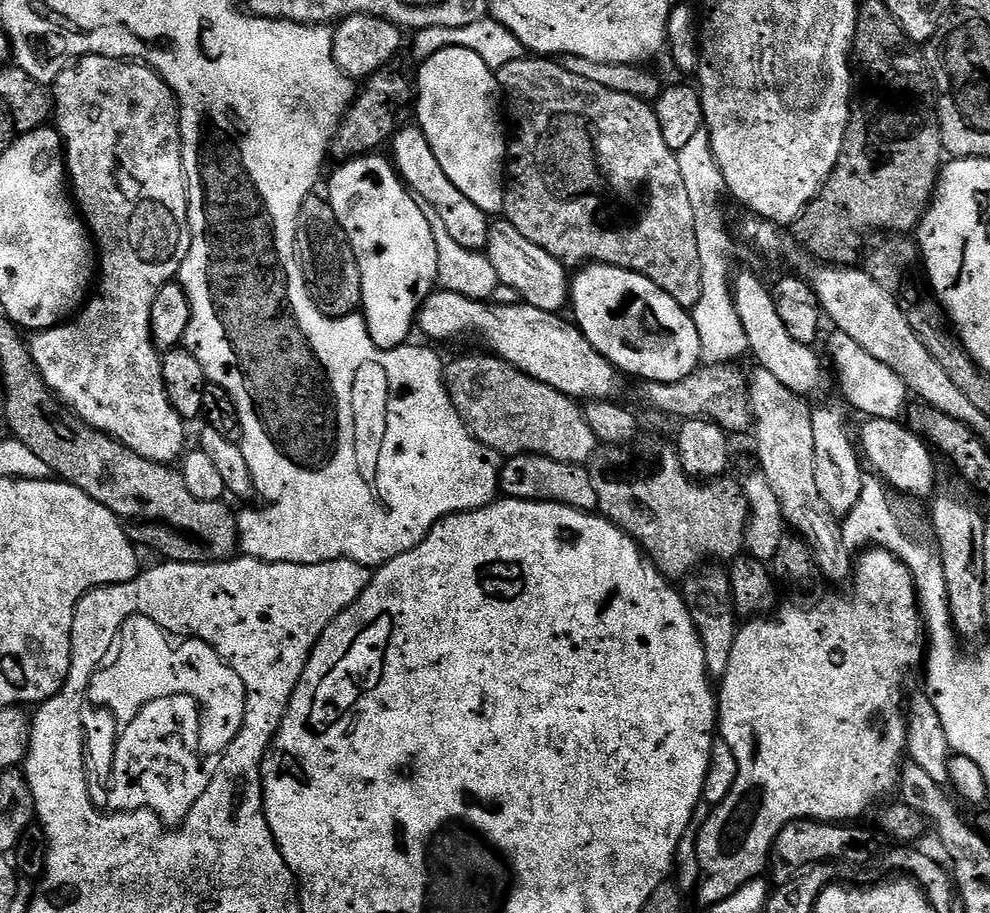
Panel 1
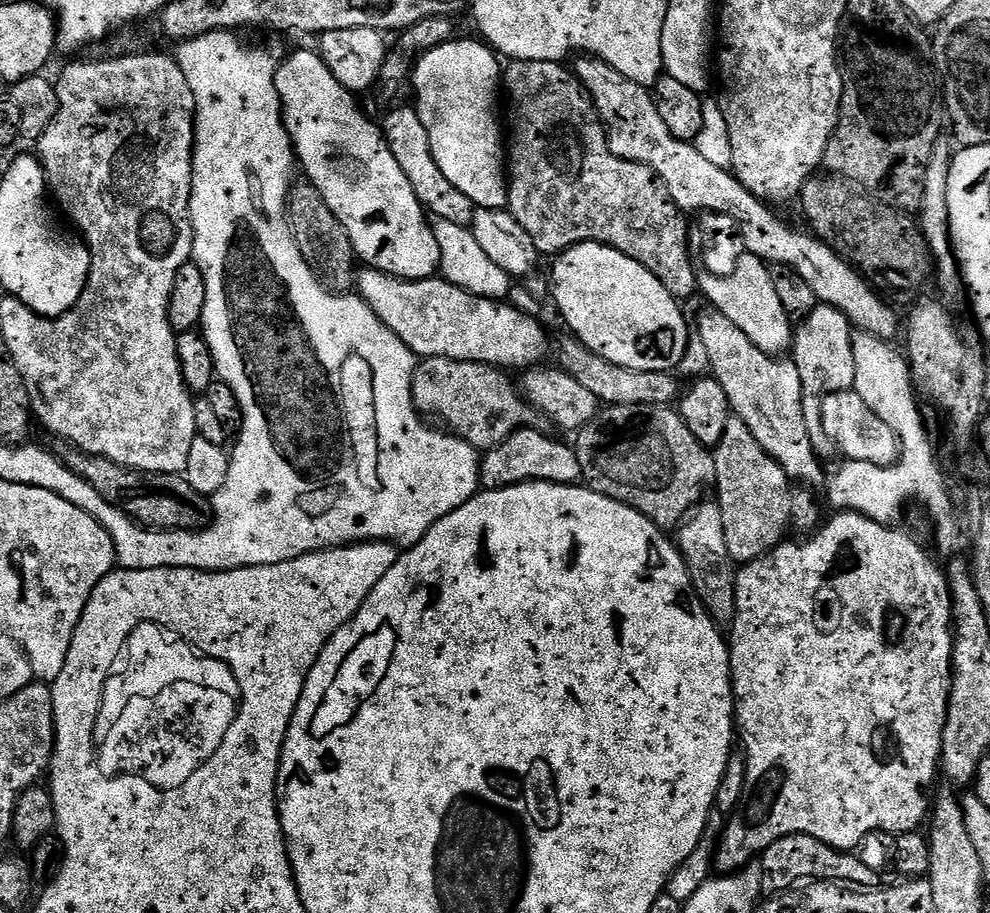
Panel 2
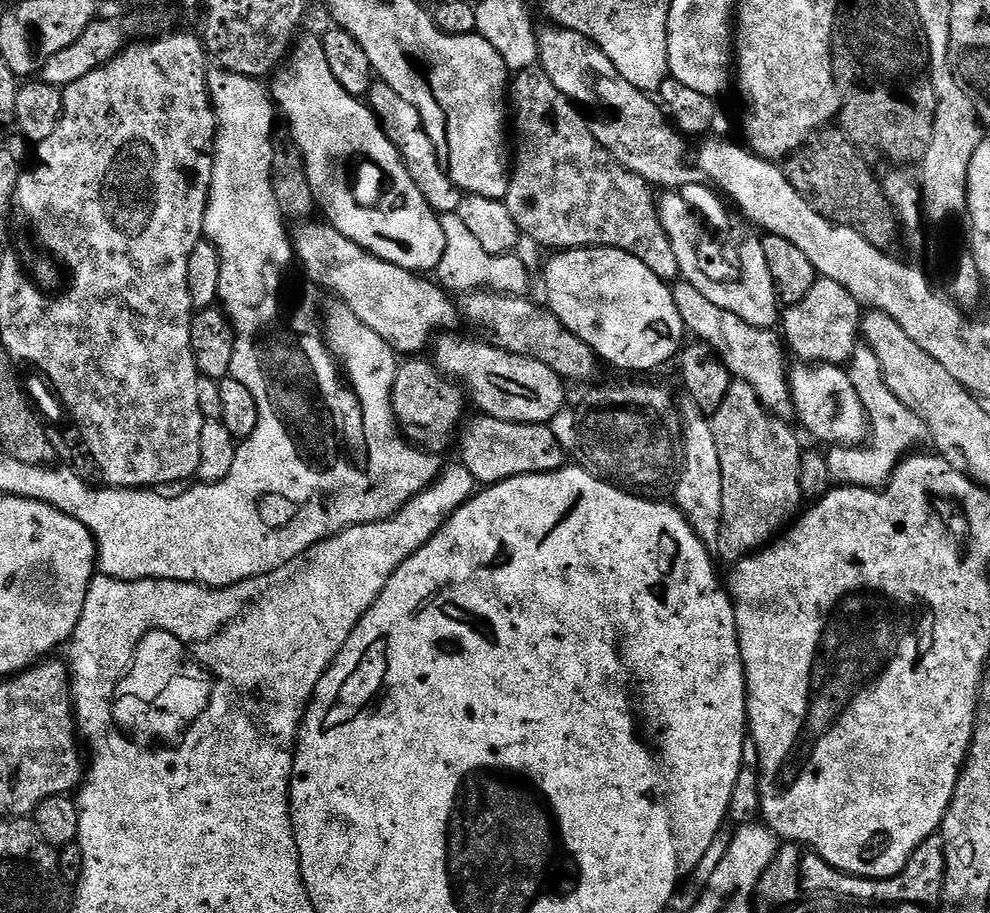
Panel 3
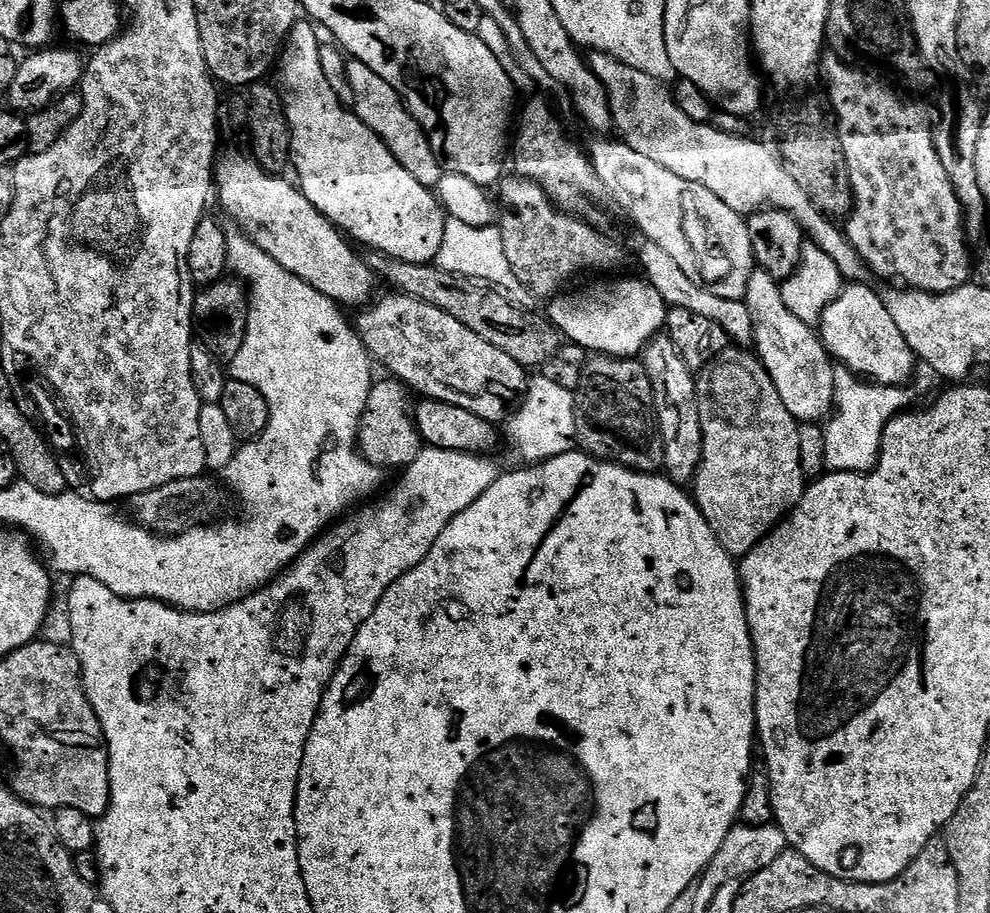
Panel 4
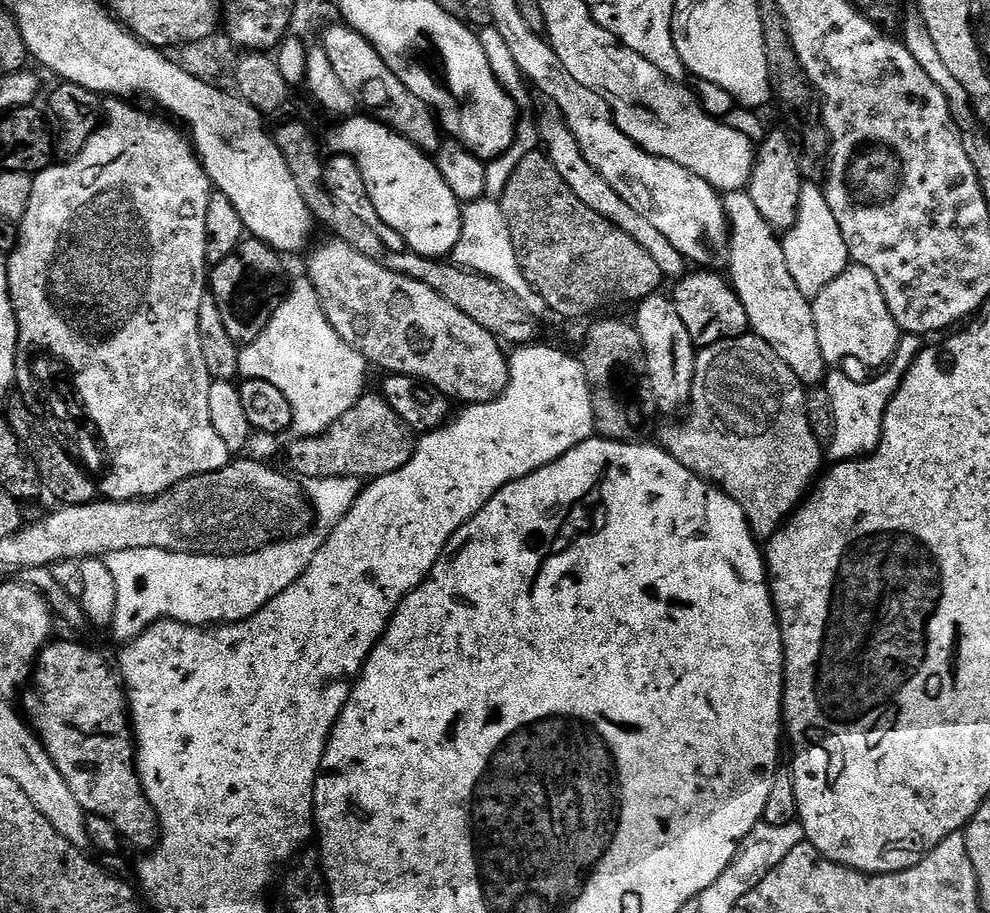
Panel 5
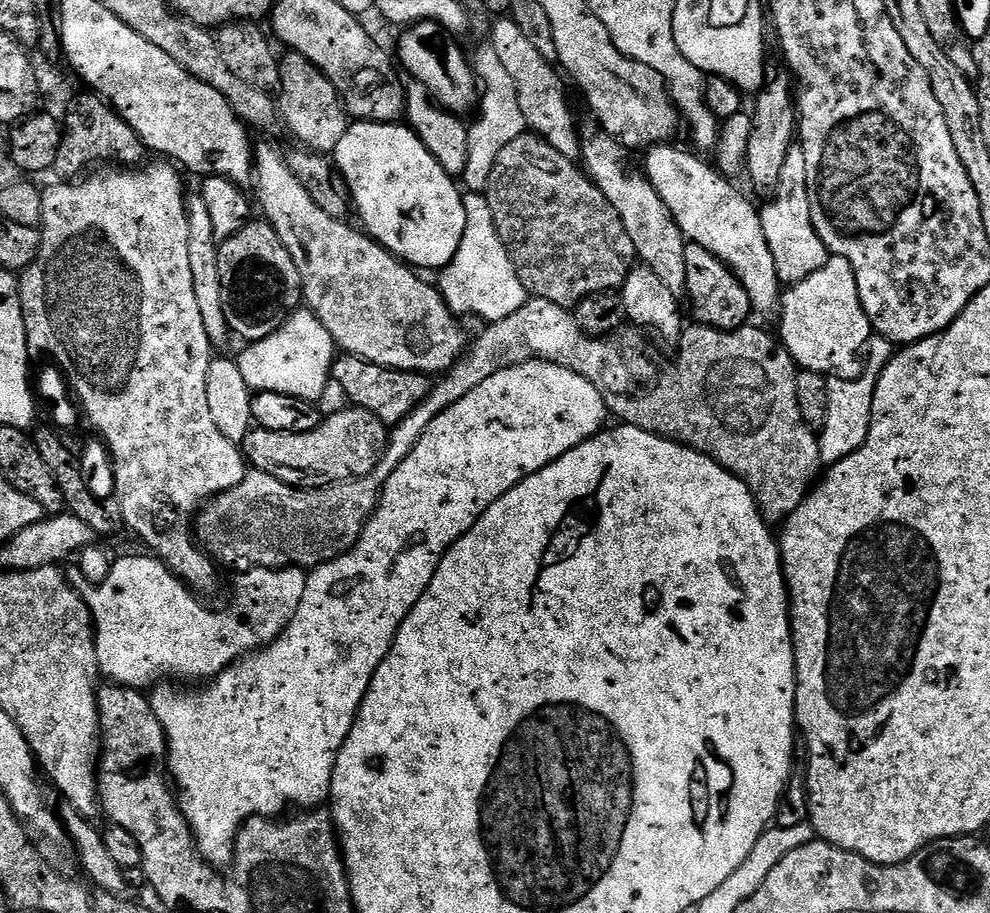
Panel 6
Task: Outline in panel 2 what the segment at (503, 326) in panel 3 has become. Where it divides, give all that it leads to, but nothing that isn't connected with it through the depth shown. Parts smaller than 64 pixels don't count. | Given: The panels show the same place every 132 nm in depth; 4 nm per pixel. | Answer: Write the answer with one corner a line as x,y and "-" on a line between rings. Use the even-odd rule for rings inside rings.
565,335
565,340
560,344
559,367
570,378
575,378
580,385
601,405
607,406
662,406
663,408
675,405
682,392
681,381
675,375
659,372
658,370
630,370
630,366
618,366
587,348
575,336

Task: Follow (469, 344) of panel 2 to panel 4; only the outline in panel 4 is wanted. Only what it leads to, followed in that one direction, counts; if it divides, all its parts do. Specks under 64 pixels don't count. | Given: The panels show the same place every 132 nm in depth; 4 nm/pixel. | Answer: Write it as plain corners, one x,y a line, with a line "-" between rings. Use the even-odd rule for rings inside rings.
223,153
214,168
214,188
218,196
220,192
220,204
240,223
239,231
270,254
278,266
290,270
290,274
302,278
337,305
371,301
378,277
367,259
351,248
345,233
329,222
291,179
283,180
283,175
264,171
259,160
248,156

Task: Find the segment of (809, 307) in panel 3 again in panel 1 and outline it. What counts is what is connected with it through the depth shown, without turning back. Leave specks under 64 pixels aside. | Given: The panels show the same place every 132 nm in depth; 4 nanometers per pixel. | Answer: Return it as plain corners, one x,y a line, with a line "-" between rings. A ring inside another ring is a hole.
812,408
814,422
814,467
818,490
826,501
826,506
835,516
841,518
858,506
858,498
862,498
862,486
866,479
862,467
862,456
854,443
854,436
848,433
848,420
840,408

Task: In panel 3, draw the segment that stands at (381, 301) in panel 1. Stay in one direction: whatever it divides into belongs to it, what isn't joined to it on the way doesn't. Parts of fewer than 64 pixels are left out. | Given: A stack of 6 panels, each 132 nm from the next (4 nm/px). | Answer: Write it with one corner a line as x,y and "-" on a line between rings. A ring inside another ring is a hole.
319,35
304,36
295,41
294,47
287,53
286,59
276,68
274,75
271,77
270,95
280,108
284,111
284,116
288,119
288,124
292,127
290,139
296,148
300,151
301,158
304,159
304,173
310,182
312,192
316,195
316,203
319,211
324,211
323,219
331,224
333,228
337,228
342,235
350,238
358,246
362,246
370,254
374,254
378,259
390,262
394,266
402,266
407,272
417,274
428,274
428,271
439,269
442,262
442,254
446,250
446,234
440,225
440,216
426,202
426,198
422,198
422,190
418,190
418,186
414,182
414,178
408,172
407,166
401,160
398,150
390,142
390,138
384,129
380,127
380,121
377,120
375,112
361,97
352,96
343,88
342,83
334,78
334,73
330,70
330,65
326,62
326,53
323,50
323,42

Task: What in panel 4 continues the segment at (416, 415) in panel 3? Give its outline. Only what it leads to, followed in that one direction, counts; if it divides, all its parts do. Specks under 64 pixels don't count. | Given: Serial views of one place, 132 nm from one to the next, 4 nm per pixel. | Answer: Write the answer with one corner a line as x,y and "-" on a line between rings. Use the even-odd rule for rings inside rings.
377,379
372,385
372,393
368,395
364,417
360,420
358,447
364,457
382,470
387,468
403,469
418,458
422,447
420,430
414,419
413,401
408,401
410,389
407,384
395,379

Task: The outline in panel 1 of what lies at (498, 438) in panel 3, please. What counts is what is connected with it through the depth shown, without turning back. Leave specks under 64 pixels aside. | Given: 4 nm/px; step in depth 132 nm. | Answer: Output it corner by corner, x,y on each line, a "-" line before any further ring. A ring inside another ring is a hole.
523,452
521,456
510,456
503,461
500,470
500,492
513,500
544,500
547,504
565,504
577,508
579,512
595,513
598,509
598,490
594,490
592,475
585,465
558,462
554,458
546,458
533,452

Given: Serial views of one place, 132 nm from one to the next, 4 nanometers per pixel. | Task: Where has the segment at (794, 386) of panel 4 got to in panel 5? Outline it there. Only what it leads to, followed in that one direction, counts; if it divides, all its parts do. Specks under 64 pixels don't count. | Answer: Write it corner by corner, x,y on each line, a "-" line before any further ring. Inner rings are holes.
747,191
727,193
723,197
724,215
730,221
730,239
726,257
727,271
732,271
730,283
735,288
742,306
746,306
746,318
749,329
759,336
761,341
770,349
771,355
786,362
790,370
805,386
816,386
825,379
826,365
822,358
822,350
818,346
818,330
814,326
814,314
809,297
794,286
794,278
790,278
790,266
786,266
786,254
781,237
758,214
758,206
748,197

